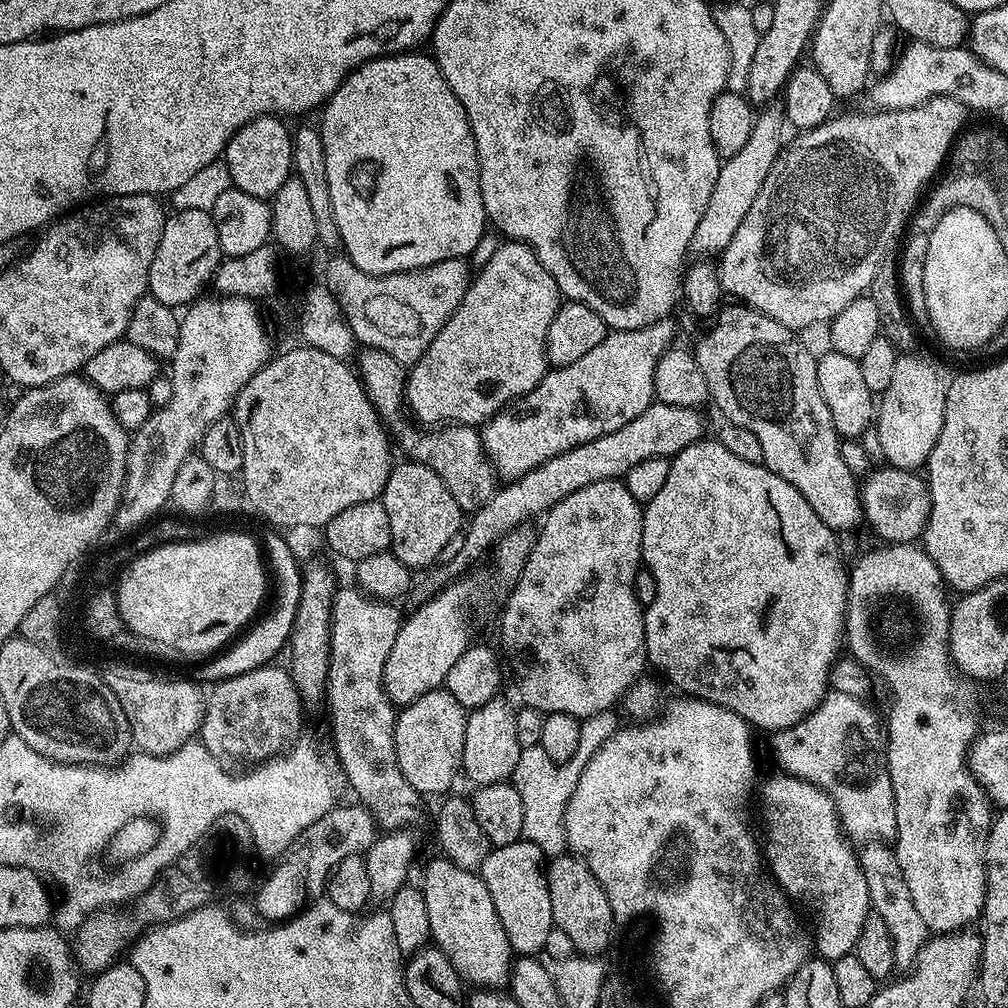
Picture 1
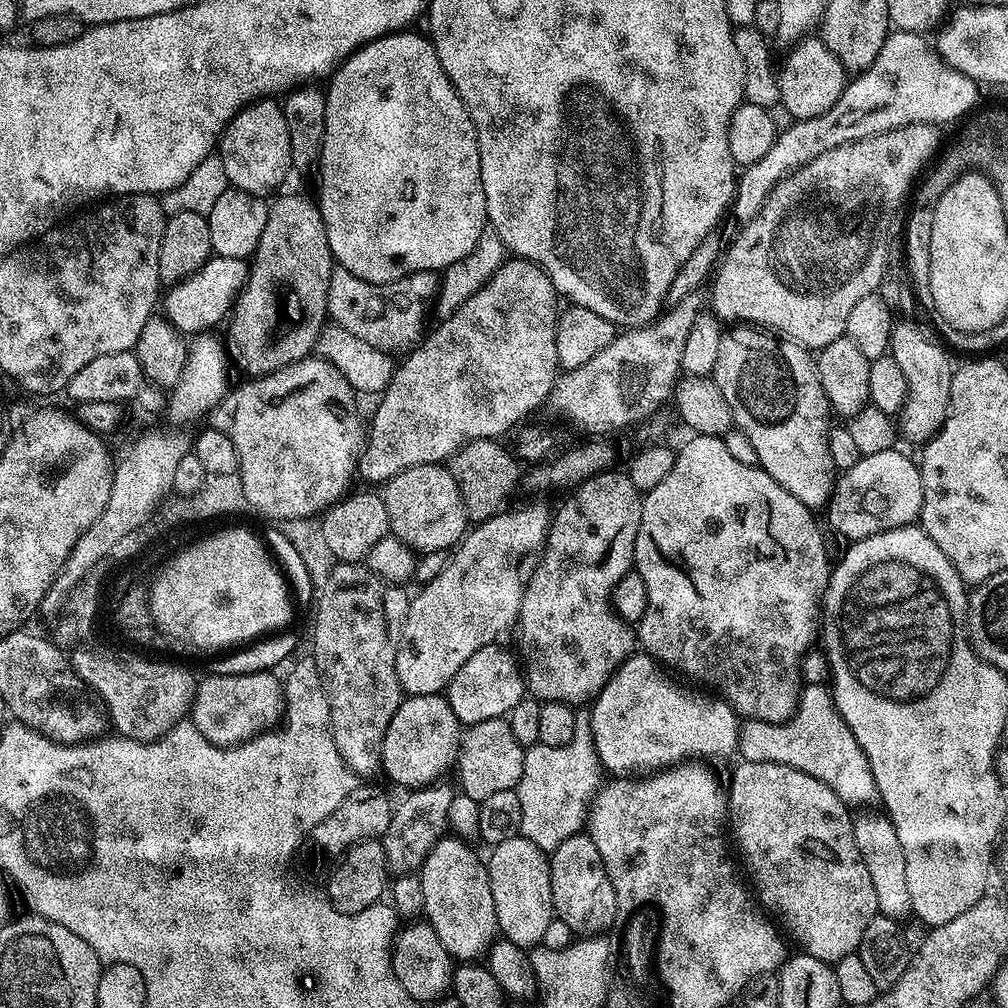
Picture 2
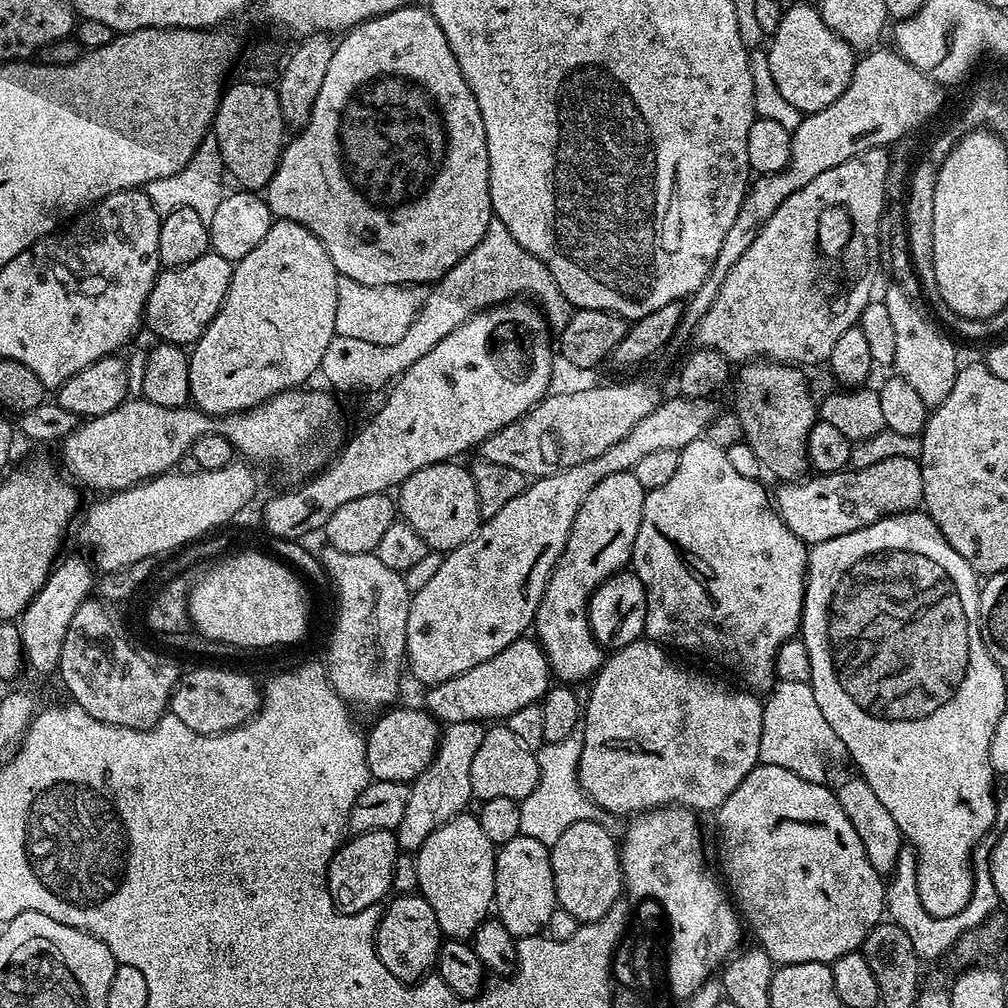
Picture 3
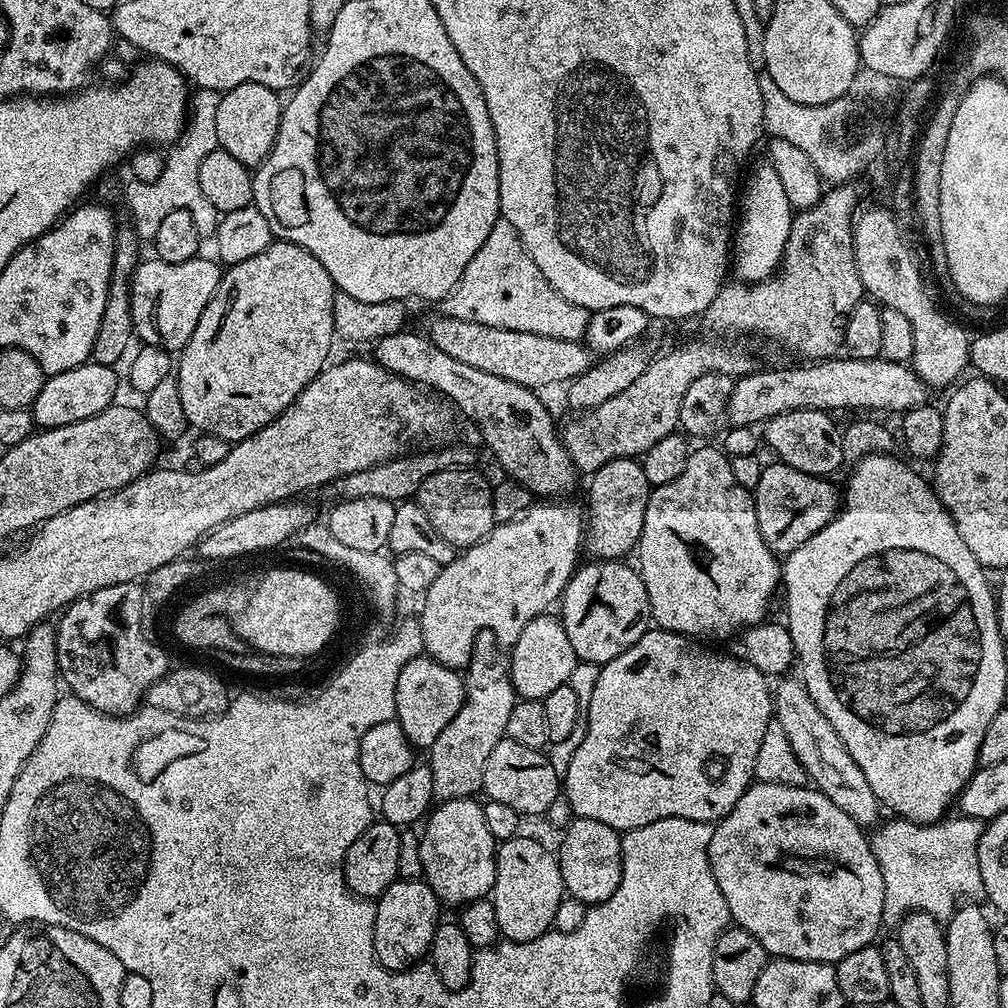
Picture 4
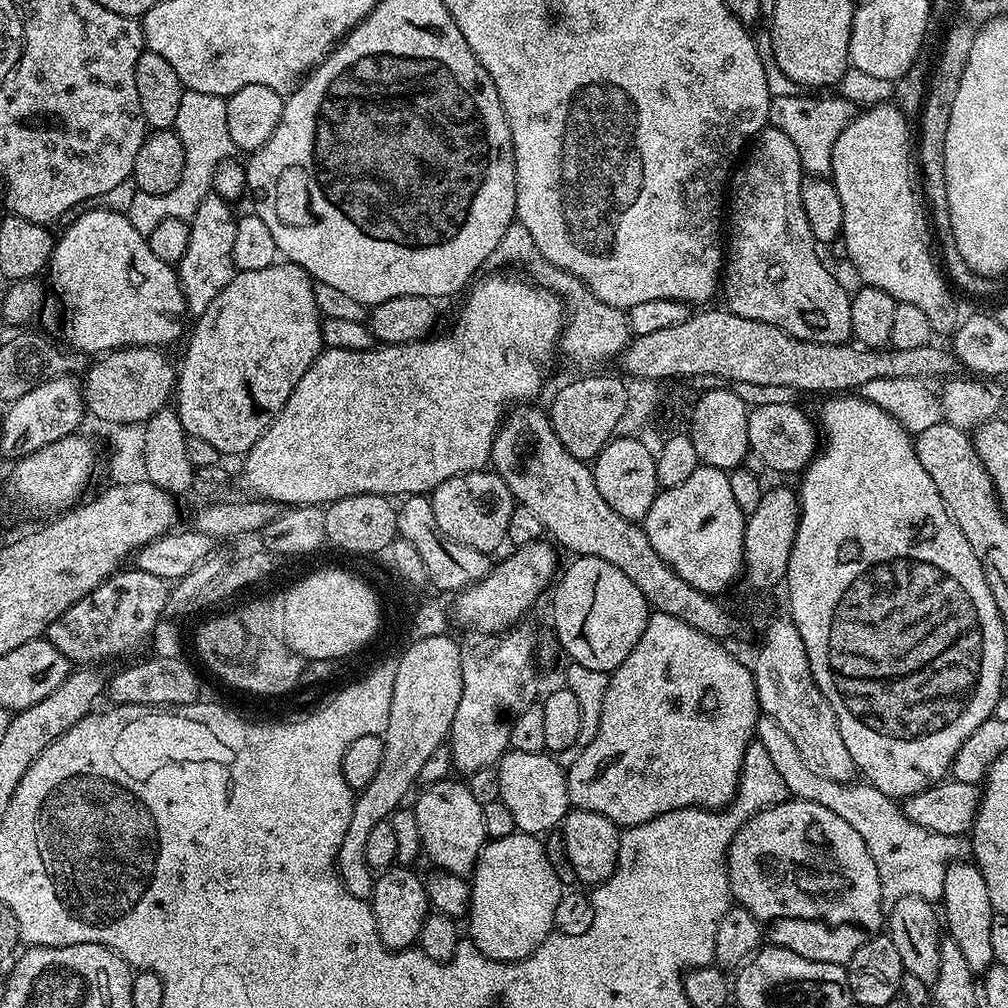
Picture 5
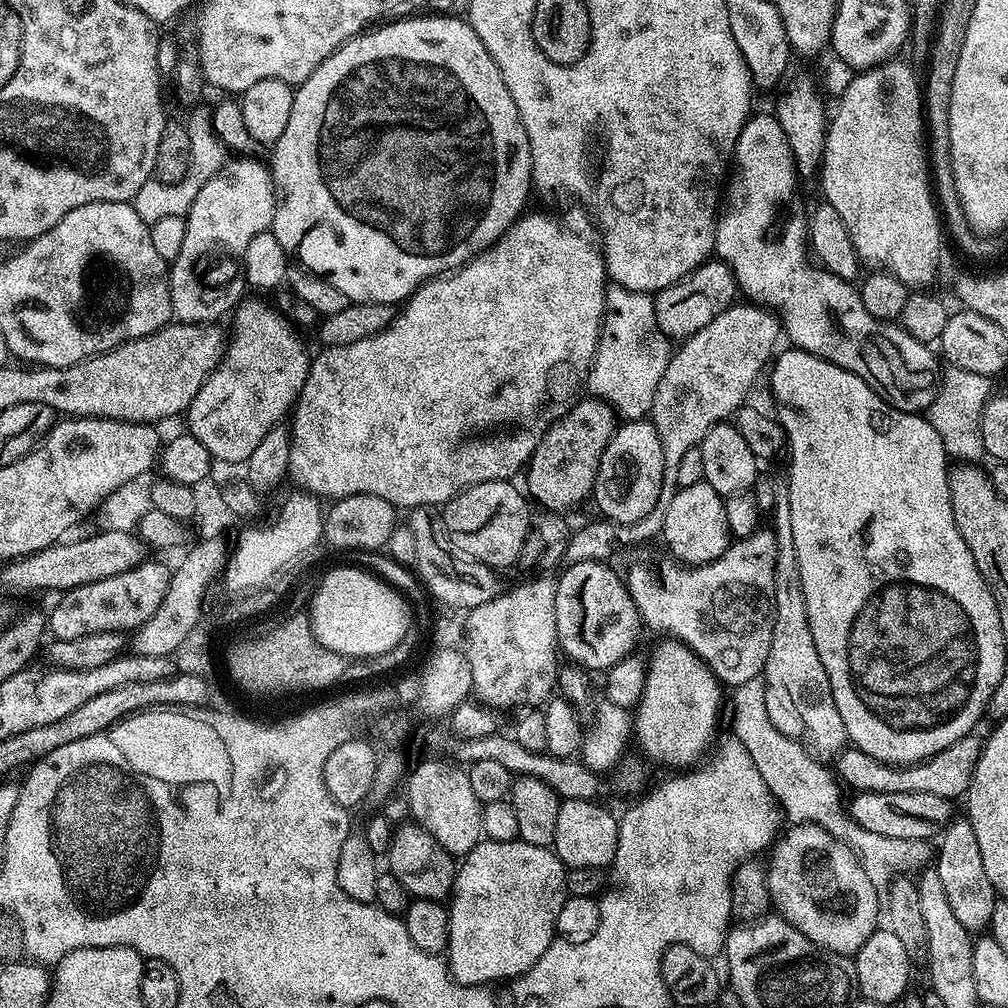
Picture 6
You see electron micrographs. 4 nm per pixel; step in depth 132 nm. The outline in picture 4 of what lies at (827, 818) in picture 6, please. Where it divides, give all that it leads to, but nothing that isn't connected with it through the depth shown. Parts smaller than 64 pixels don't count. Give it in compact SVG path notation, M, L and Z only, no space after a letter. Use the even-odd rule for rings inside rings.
M957 815L956 820L937 820L935 824L917 824L914 820L903 818L891 819L885 819L875 829L877 832L870 836L872 853L878 862L878 870L882 870L885 925L899 925L911 912L925 912L936 920L947 922L961 903L960 896L965 896L963 899L968 902L985 899L982 874L978 870L978 842L984 833L985 821L961 815Z

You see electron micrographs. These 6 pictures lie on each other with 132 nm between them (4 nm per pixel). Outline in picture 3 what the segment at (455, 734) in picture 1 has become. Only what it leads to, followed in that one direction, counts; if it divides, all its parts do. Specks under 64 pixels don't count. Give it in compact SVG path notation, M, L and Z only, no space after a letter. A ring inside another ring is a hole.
M393 707L379 717L380 720L372 729L367 729L366 762L368 774L372 780L385 780L408 784L417 780L426 770L426 766L434 758L436 746L440 743L441 725L435 716L431 716L423 707L400 708Z

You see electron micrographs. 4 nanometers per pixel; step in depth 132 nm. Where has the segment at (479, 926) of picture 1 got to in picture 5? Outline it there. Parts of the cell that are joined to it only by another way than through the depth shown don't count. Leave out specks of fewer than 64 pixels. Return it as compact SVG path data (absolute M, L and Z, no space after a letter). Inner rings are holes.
M455 778L429 784L414 803L418 818L418 834L422 834L422 852L439 871L453 872L456 876L467 877L476 866L480 850L488 840L486 826L482 822L480 805L468 789L467 783L459 784Z

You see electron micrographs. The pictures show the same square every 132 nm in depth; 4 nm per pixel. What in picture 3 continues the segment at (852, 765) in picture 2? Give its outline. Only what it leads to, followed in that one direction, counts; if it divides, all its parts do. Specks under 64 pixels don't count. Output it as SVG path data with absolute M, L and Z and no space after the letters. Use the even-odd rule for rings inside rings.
M779 681L772 685L763 705L762 742L758 742L760 763L782 766L782 770L790 770L798 774L798 778L806 778L806 782L825 783L824 771L828 764L824 760L831 756L843 757L845 751L830 722L822 718L822 710L818 710L811 683Z

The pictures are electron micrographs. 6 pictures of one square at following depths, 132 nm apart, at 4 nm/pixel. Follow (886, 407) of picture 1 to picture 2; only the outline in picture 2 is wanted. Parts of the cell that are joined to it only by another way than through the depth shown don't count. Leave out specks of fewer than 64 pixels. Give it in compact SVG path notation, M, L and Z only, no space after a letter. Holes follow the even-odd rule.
M897 323L892 330L892 343L890 345L890 354L898 366L902 366L902 374L906 374L908 383L908 393L904 408L898 414L898 432L901 437L904 436L912 444L923 446L940 431L944 424L944 419L948 417L948 403L950 402L950 386L952 385L952 374L954 364L948 361L948 356L923 332L920 328L915 328L912 324Z

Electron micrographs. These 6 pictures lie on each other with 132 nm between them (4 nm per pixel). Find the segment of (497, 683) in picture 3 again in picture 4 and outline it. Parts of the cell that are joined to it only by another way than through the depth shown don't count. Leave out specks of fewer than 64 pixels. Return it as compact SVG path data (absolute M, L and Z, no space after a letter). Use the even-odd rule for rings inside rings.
M550 612L531 619L510 648L512 685L517 695L525 700L544 699L558 686L569 683L577 663L574 648L566 635L564 624L557 615ZM421 654L400 668L395 719L407 734L413 749L428 750L438 734L450 726L450 718L462 710L465 699L464 676L457 669L442 666L431 656Z

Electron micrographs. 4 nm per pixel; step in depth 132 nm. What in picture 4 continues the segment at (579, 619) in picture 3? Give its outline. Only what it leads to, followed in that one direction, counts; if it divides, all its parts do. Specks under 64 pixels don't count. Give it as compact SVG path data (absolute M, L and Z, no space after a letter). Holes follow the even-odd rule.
M639 459L611 460L606 462L597 472L591 473L592 485L588 488L588 500L592 505L586 508L586 548L593 552L593 557L602 560L620 560L628 551L635 549L640 543L642 522L648 505L650 486L646 482L643 463Z

